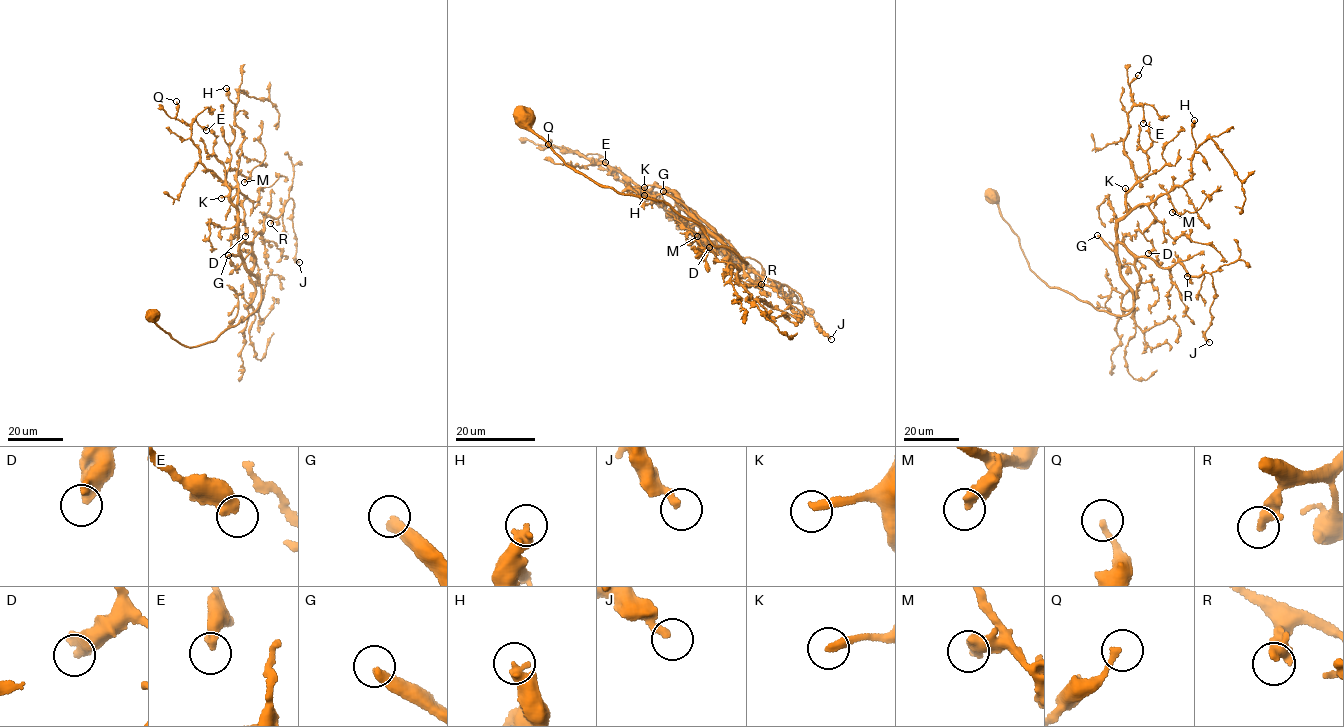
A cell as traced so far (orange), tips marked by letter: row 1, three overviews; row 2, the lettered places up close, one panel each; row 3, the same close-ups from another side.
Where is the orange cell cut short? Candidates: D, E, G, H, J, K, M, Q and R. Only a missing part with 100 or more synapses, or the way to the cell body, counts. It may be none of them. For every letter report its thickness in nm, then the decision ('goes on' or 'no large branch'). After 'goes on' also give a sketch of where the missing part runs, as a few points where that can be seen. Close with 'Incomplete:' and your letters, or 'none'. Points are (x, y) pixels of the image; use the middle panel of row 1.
D: calibre 480 nm; no large branch
E: calibre 440 nm; no large branch
G: calibre 400 nm; goes on; course (663, 191), (653, 197), (676, 249), (741, 310), (753, 338)
H: calibre 480 nm; no large branch
J: calibre 280 nm; no large branch
K: calibre 300 nm; goes on; course (644, 187), (594, 177), (594, 181), (588, 181), (580, 168)
M: calibre 400 nm; no large branch
Q: calibre 190 nm; no large branch
R: calibre 400 nm; no large branch
Incomplete: G, K

